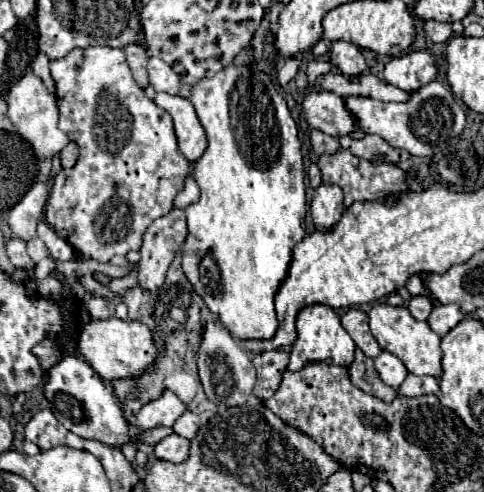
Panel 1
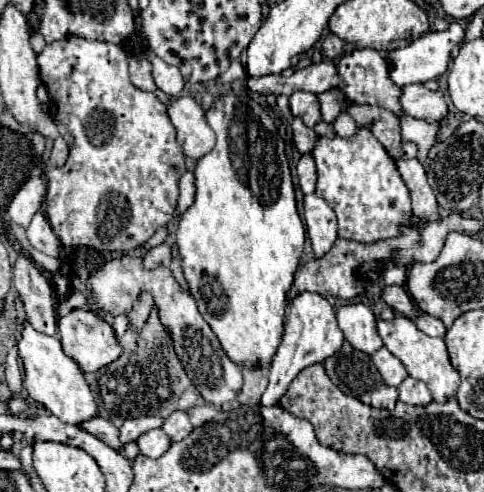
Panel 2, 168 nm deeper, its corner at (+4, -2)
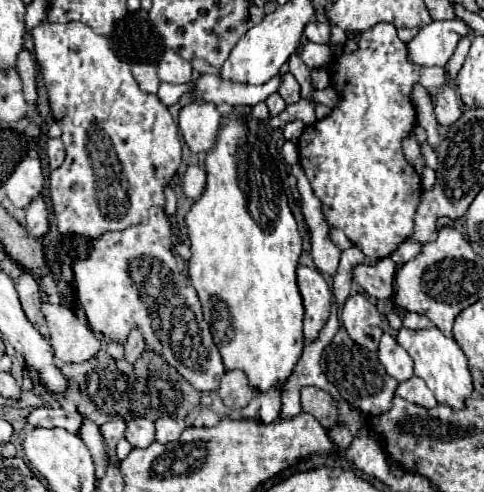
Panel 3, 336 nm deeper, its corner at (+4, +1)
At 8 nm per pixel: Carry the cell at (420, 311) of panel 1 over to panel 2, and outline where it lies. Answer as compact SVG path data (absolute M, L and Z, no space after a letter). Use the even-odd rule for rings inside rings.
M386 286L380 294L380 300L384 304L388 304L392 310L406 314L410 320L416 320L416 310L414 310L414 302L408 296L408 292L404 290L404 286Z

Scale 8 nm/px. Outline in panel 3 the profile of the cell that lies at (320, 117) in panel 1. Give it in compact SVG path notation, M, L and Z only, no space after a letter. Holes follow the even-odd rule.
M292 73L282 75L282 85L280 85L280 91L278 91L278 93L282 95L282 99L284 99L286 103L298 103L298 101L300 101L300 85L298 85L298 81L294 79Z

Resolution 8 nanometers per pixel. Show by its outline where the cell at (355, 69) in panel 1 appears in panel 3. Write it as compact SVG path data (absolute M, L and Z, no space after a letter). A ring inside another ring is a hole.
M308 23L304 29L308 41L314 43L330 43L330 25L328 23Z

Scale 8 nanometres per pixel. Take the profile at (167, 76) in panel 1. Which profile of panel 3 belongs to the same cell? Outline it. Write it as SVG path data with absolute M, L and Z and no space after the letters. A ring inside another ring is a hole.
M166 51L158 63L158 77L164 83L188 83L192 77L192 67L174 51Z

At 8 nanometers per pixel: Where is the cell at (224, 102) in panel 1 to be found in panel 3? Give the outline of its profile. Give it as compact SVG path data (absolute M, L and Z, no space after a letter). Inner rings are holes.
M230 117L230 121L220 127L216 145L214 145L214 149L208 151L208 157L206 157L206 189L186 215L186 229L188 229L188 239L190 239L190 251L192 251L192 257L188 261L188 275L190 275L190 281L200 297L204 317L210 321L210 331L214 335L214 343L222 355L226 369L242 369L248 375L250 387L254 387L258 391L266 391L276 385L282 385L290 377L294 365L298 363L298 359L302 355L302 347L304 347L304 337L302 337L304 307L302 307L302 297L300 297L300 291L296 285L296 269L298 269L298 259L302 255L302 235L298 231L298 223L294 219L294 213L290 211L288 195L284 191L284 183L280 179L278 167L272 161L268 145L256 133L250 131L250 127L244 119Z

